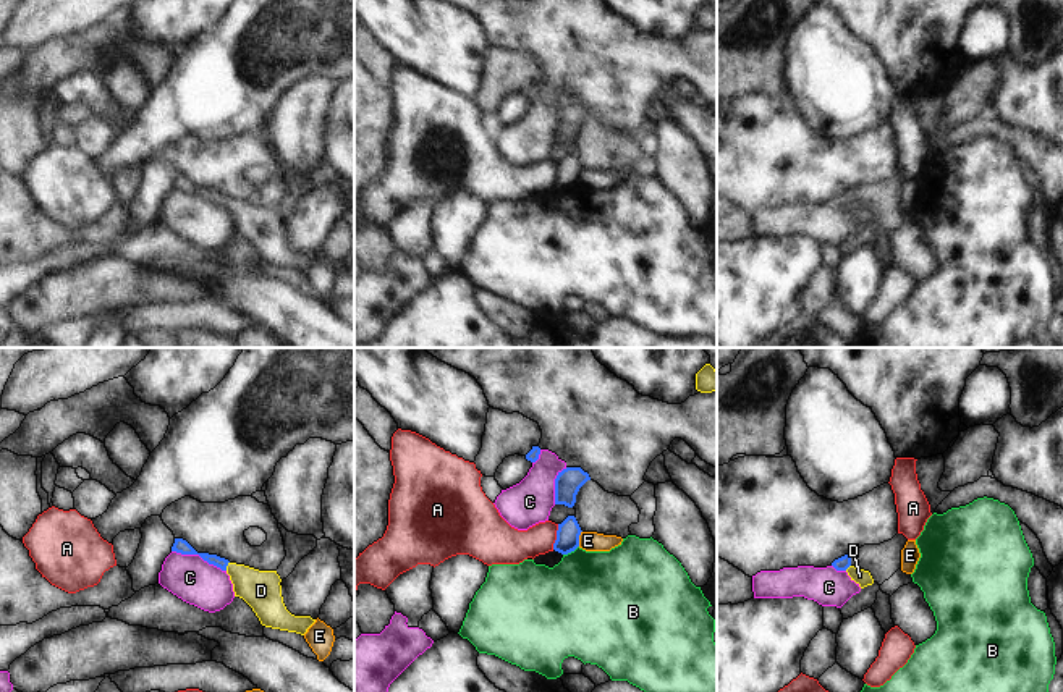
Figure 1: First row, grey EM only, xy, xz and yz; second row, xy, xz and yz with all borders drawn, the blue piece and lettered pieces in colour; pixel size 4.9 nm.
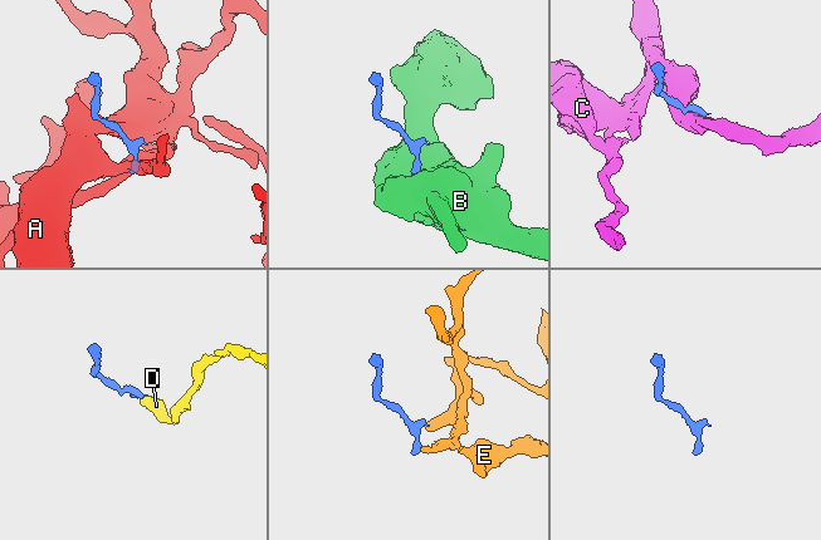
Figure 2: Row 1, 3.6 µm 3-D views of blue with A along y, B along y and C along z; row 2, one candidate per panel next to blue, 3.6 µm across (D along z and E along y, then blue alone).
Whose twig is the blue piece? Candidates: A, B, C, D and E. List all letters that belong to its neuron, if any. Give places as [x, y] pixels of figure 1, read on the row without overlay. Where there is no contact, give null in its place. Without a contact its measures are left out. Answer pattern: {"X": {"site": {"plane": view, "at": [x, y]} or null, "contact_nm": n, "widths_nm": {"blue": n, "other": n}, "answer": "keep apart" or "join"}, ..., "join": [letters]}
{"A": {"site": {"plane": "xz", "at": [557, 175]}, "contact_nm": 130, "widths_nm": {"blue": 120, "other": 190}, "answer": "keep apart"}, "B": {"site": {"plane": "xz", "at": [570, 189]}, "contact_nm": 90, "widths_nm": {"blue": 120, "other": 460}, "answer": "keep apart"}, "C": {"site": {"plane": "xy", "at": [199, 193]}, "contact_nm": 300, "widths_nm": {"blue": 70, "other": 220}, "answer": "keep apart"}, "D": {"site": {"plane": "xy", "at": [227, 202]}, "contact_nm": 50, "widths_nm": {"blue": 70, "other": 190}, "answer": "join"}, "E": {"site": {"plane": "xz", "at": [578, 177]}, "contact_nm": 80, "widths_nm": {"blue": 120, "other": 100}, "answer": "keep apart"}, "join": ["D"]}

